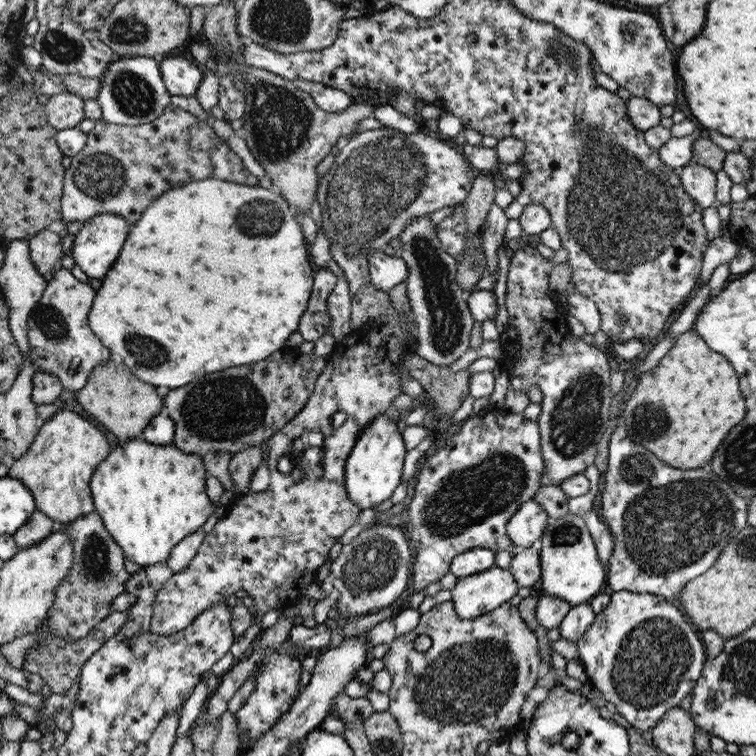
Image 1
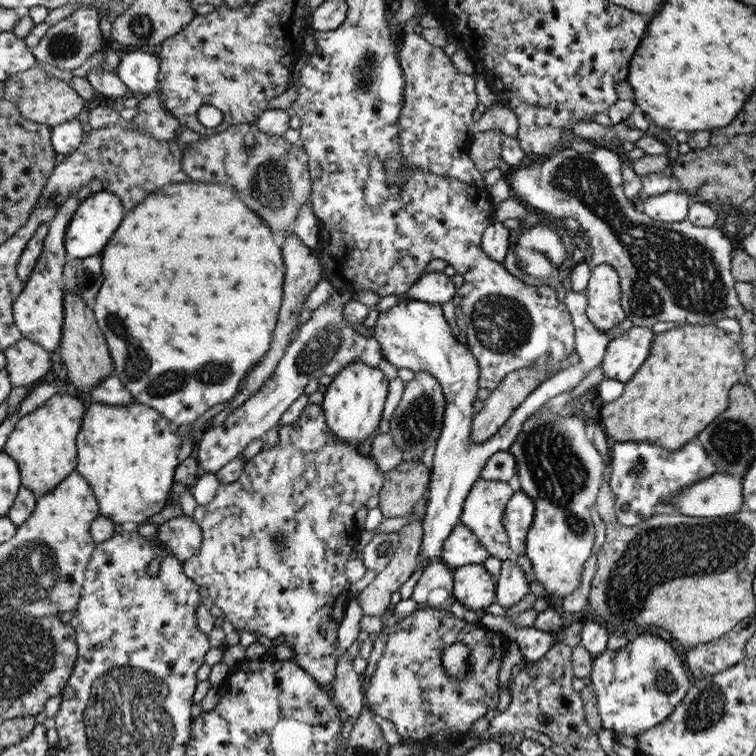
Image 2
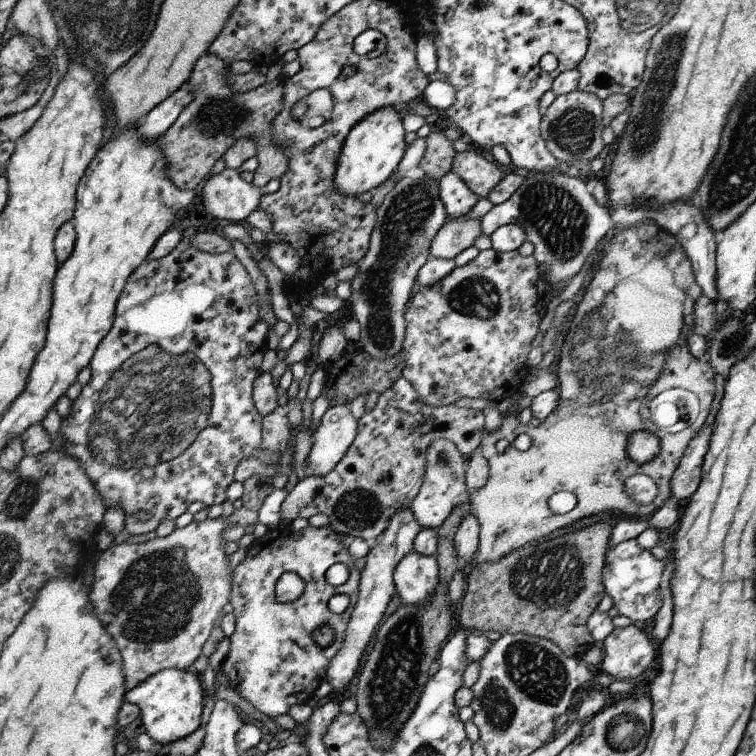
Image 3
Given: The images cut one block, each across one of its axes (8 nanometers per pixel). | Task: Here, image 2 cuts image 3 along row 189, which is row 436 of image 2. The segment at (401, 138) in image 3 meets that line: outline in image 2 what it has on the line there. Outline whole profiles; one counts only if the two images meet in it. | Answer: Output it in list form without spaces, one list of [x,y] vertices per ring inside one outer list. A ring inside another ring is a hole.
[[[360,360],[346,364],[342,370],[338,370],[338,374],[334,374],[333,381],[323,394],[322,409],[328,428],[353,448],[357,448],[360,442],[370,440],[374,434],[378,434],[376,430],[382,422],[388,384],[389,380],[378,367],[368,366]]]

